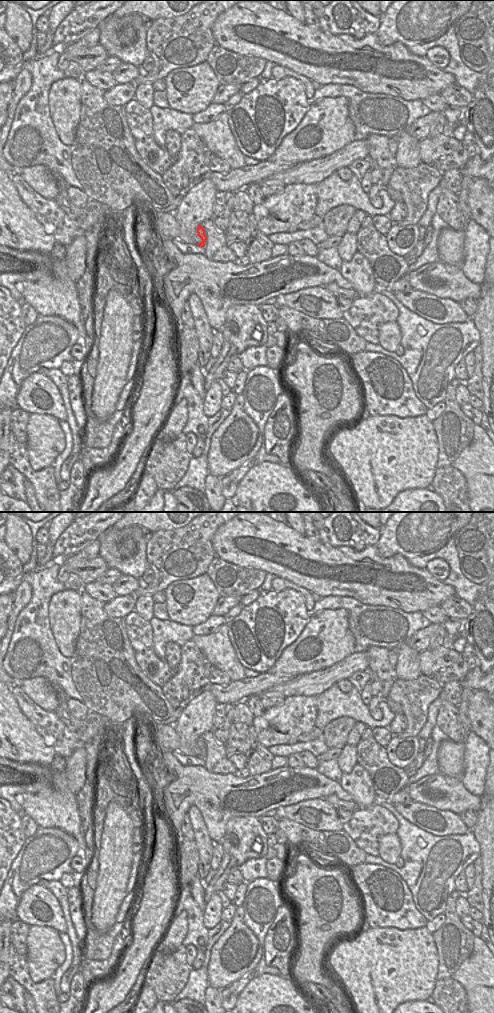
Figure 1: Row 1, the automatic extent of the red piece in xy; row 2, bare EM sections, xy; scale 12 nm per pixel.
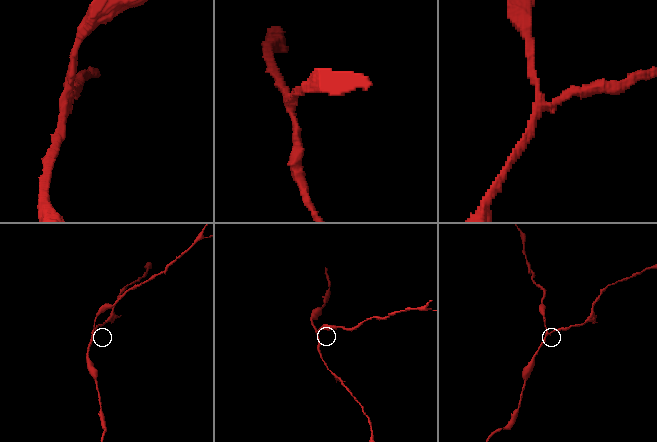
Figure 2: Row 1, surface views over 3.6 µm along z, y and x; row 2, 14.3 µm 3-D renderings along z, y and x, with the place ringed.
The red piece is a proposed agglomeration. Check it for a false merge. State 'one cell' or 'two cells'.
two cells

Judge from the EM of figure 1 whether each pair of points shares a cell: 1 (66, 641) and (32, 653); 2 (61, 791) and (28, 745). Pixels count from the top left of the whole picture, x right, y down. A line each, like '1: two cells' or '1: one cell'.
1: two cells
2: one cell

